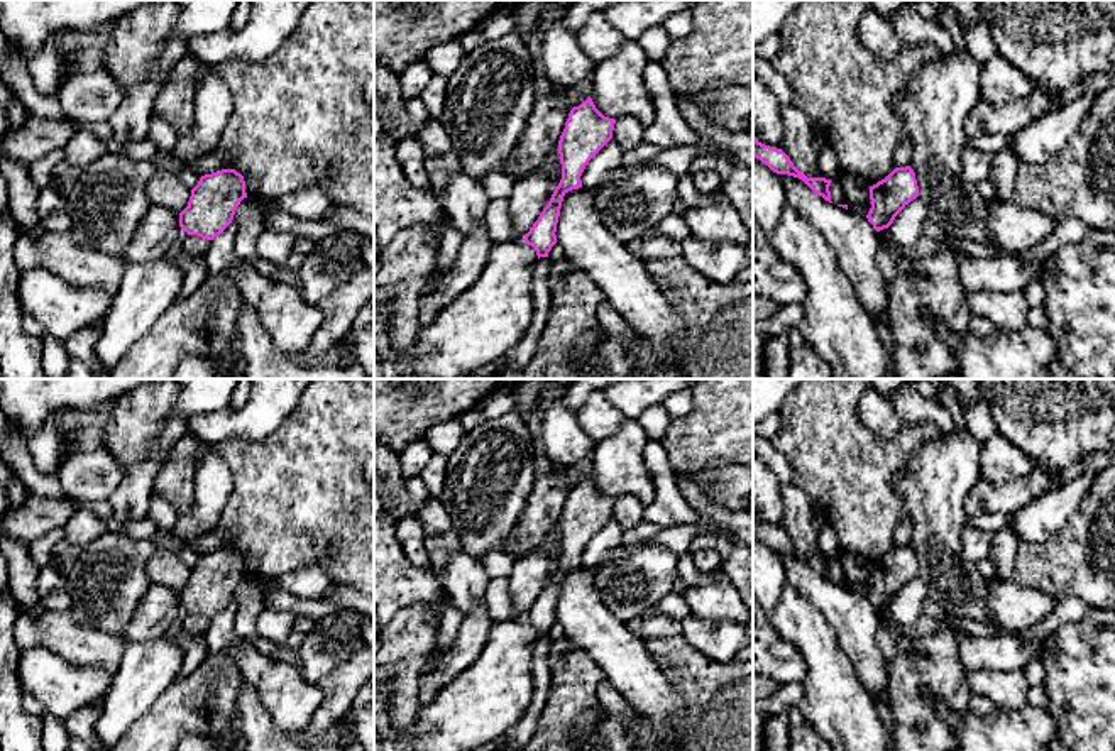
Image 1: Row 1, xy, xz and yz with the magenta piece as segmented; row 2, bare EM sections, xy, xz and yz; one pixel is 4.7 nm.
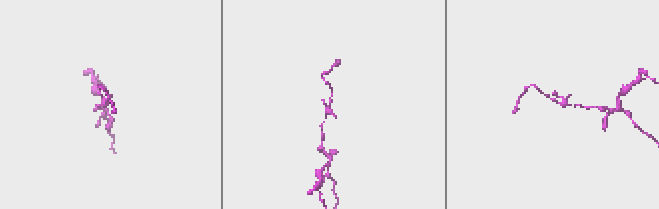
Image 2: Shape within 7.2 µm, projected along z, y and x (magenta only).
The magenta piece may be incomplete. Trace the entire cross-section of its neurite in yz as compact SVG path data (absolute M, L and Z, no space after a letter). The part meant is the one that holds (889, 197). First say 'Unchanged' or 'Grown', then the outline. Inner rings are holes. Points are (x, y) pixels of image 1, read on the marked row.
Unchanged. M910 166L895 167L885 179L870 186L871 208L866 215L876 232L888 228L895 217L919 195Z

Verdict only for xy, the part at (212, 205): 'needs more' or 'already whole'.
already whole

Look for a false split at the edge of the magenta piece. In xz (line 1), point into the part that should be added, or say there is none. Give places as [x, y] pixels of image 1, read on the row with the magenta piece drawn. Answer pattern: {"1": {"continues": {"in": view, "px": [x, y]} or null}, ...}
{"1": {"continues": null}}

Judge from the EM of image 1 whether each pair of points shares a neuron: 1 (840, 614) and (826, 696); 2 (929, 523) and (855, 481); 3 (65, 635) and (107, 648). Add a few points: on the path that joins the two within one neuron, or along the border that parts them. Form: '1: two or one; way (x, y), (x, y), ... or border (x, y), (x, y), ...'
1: two; border (812, 604), (828, 623), (836, 646), (855, 672)
2: two; border (904, 467), (894, 481), (894, 489), (906, 516)
3: one; way (75, 641), (97, 648)

